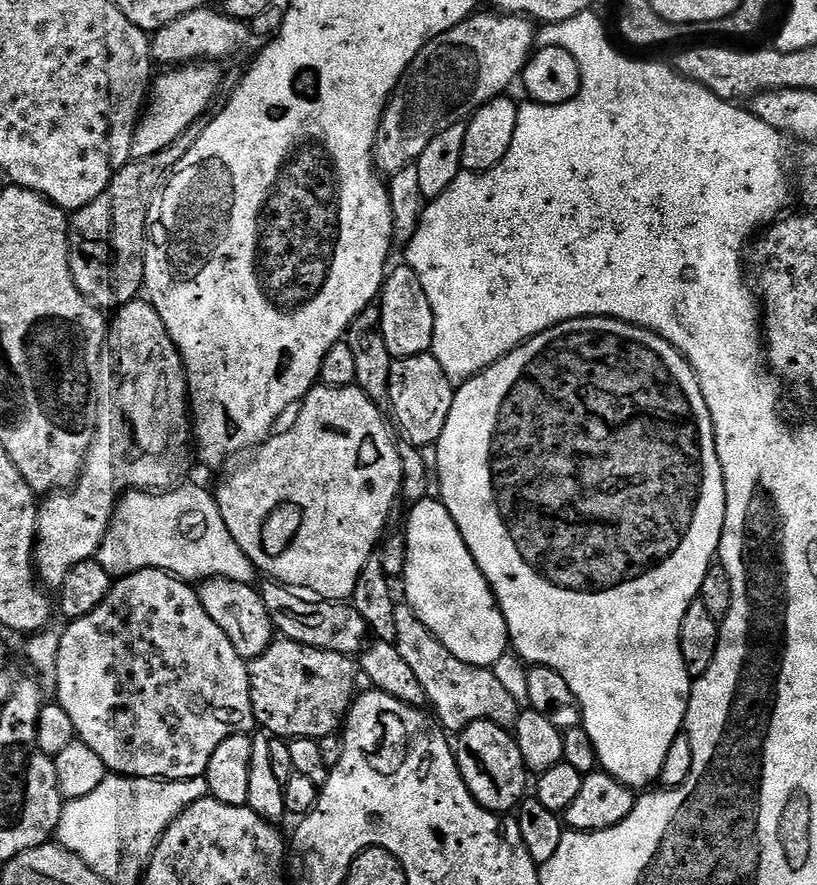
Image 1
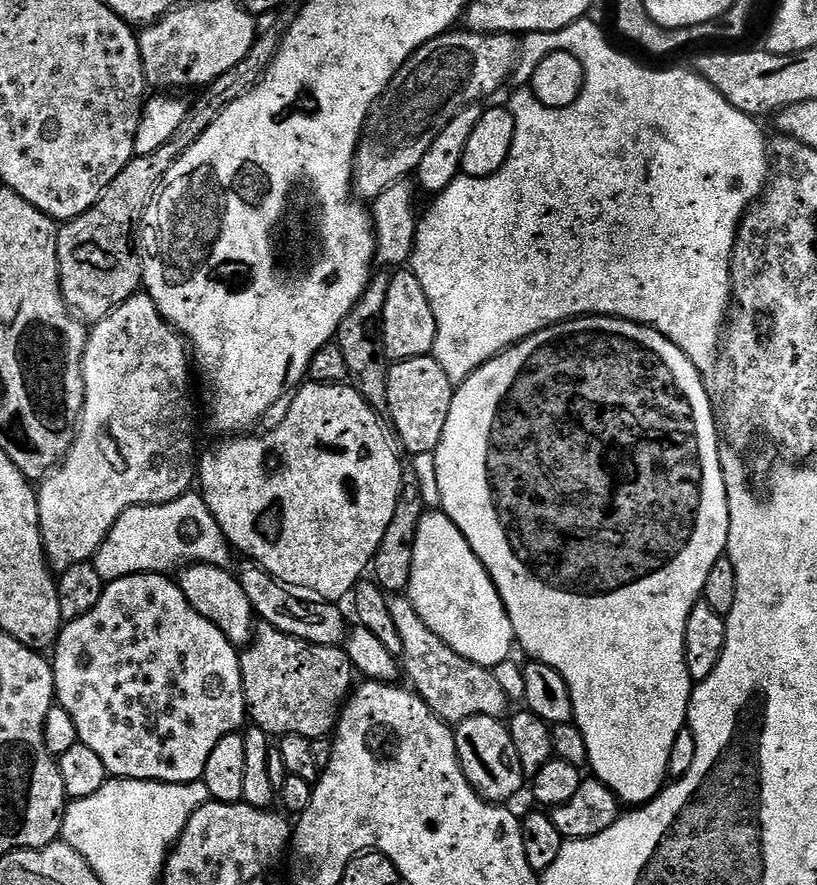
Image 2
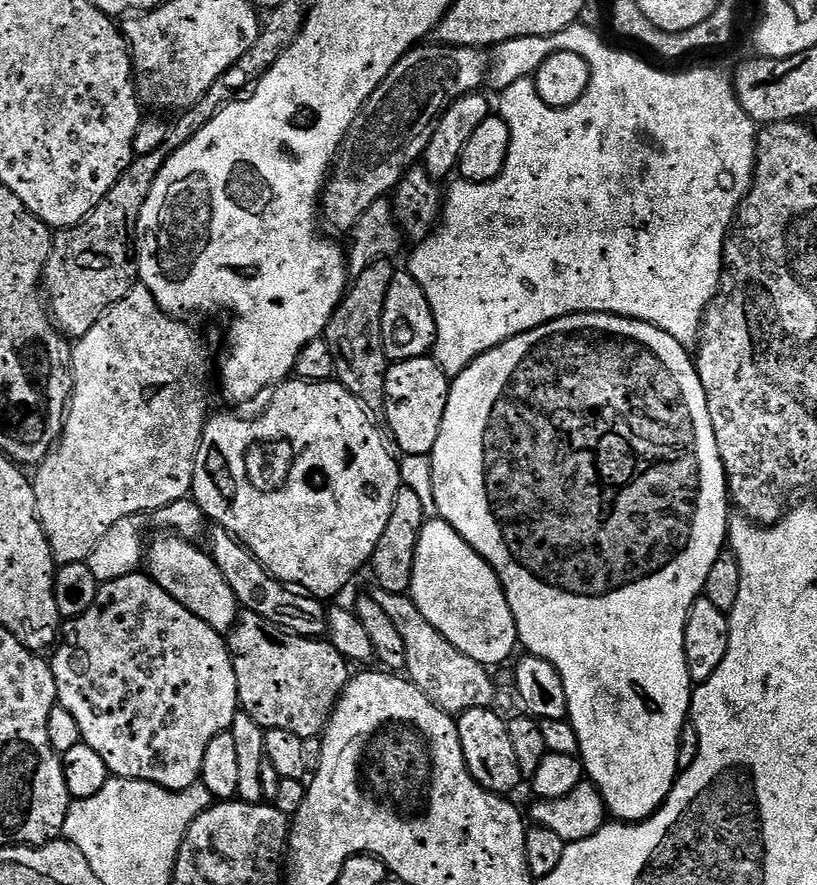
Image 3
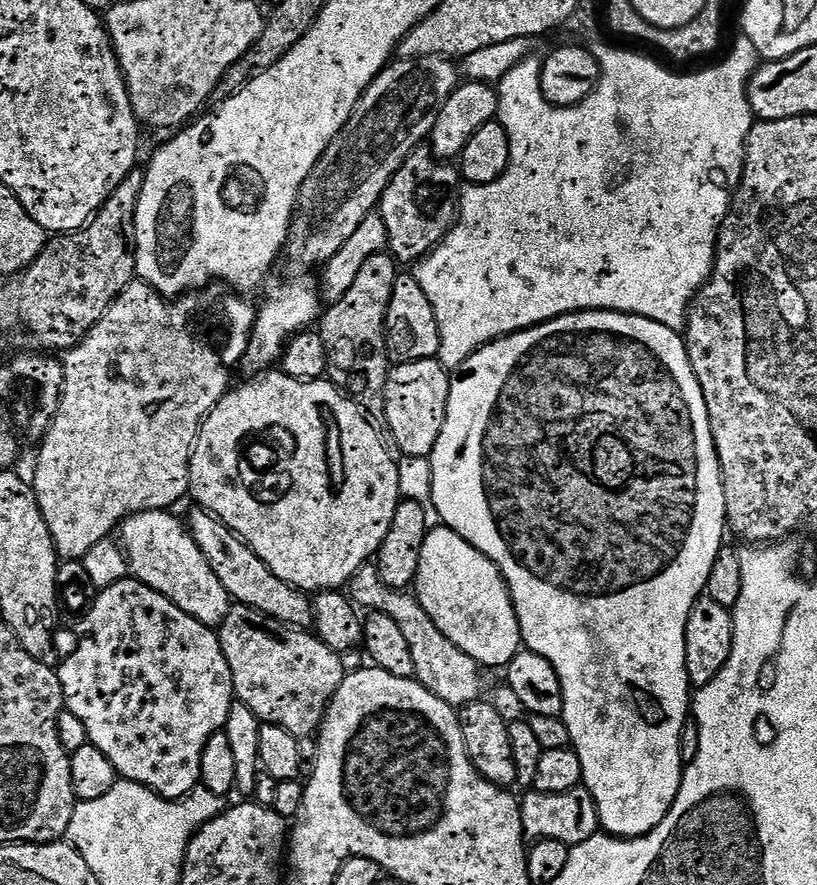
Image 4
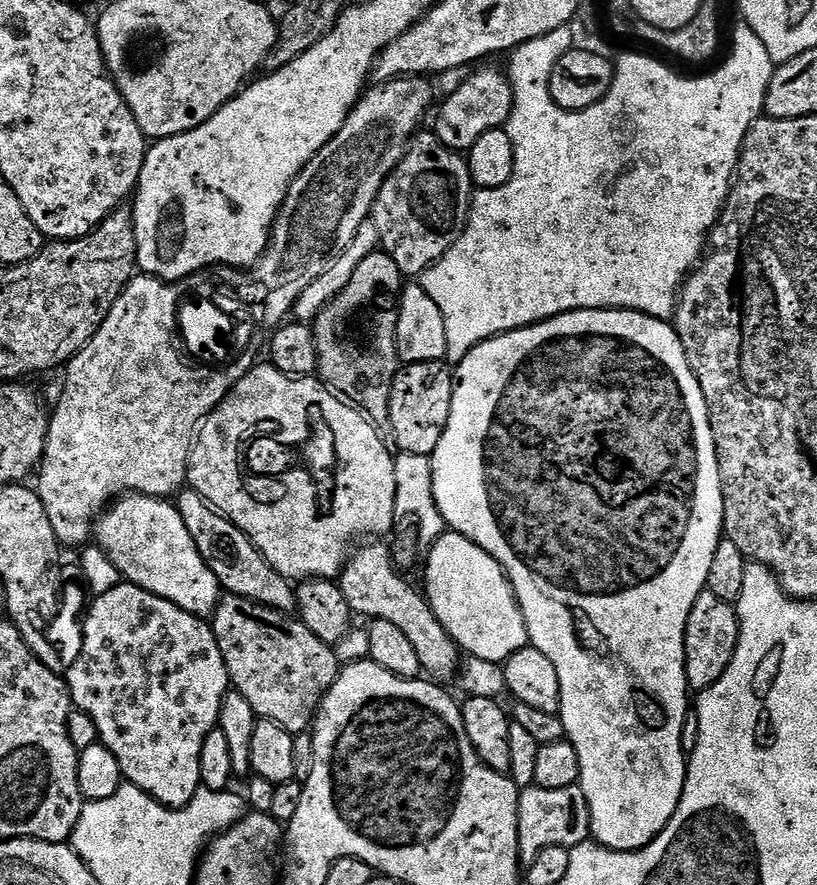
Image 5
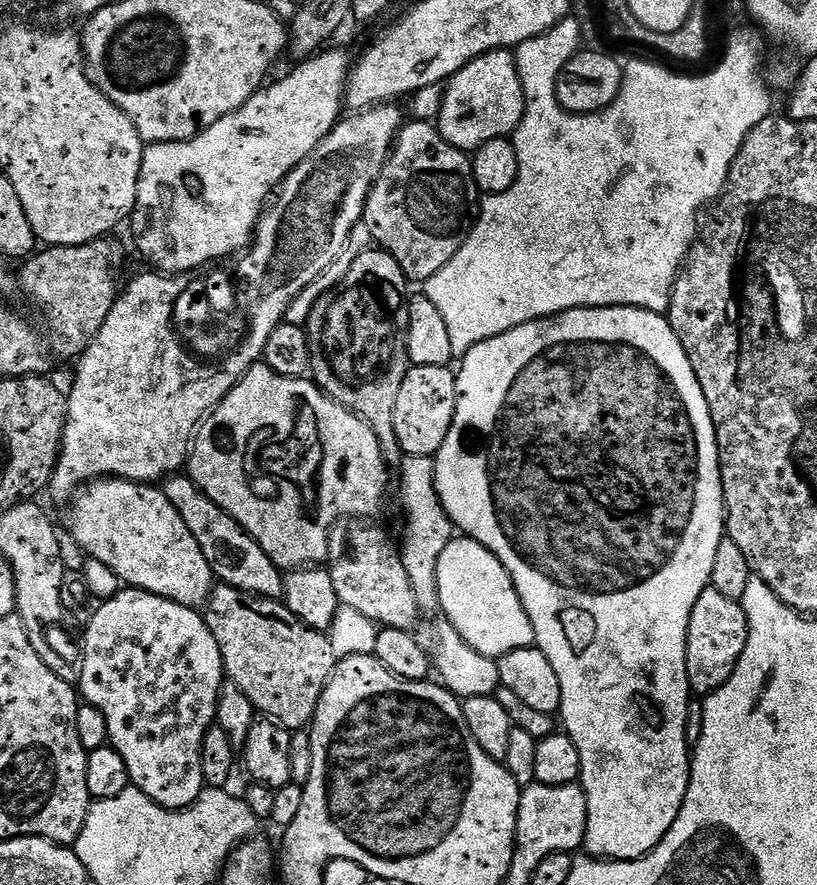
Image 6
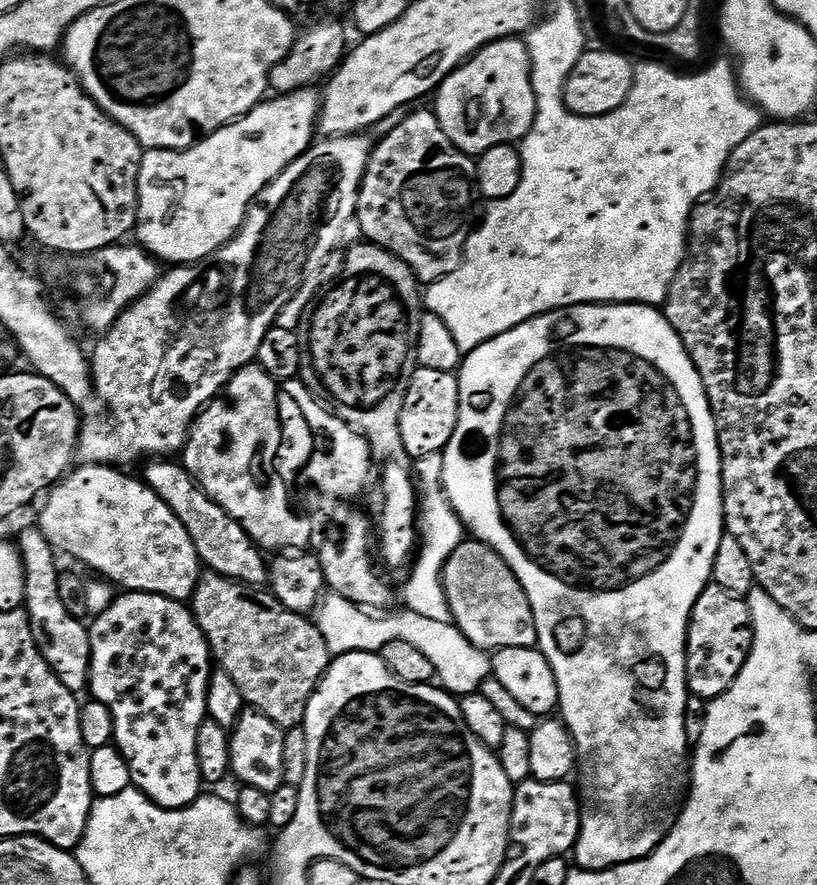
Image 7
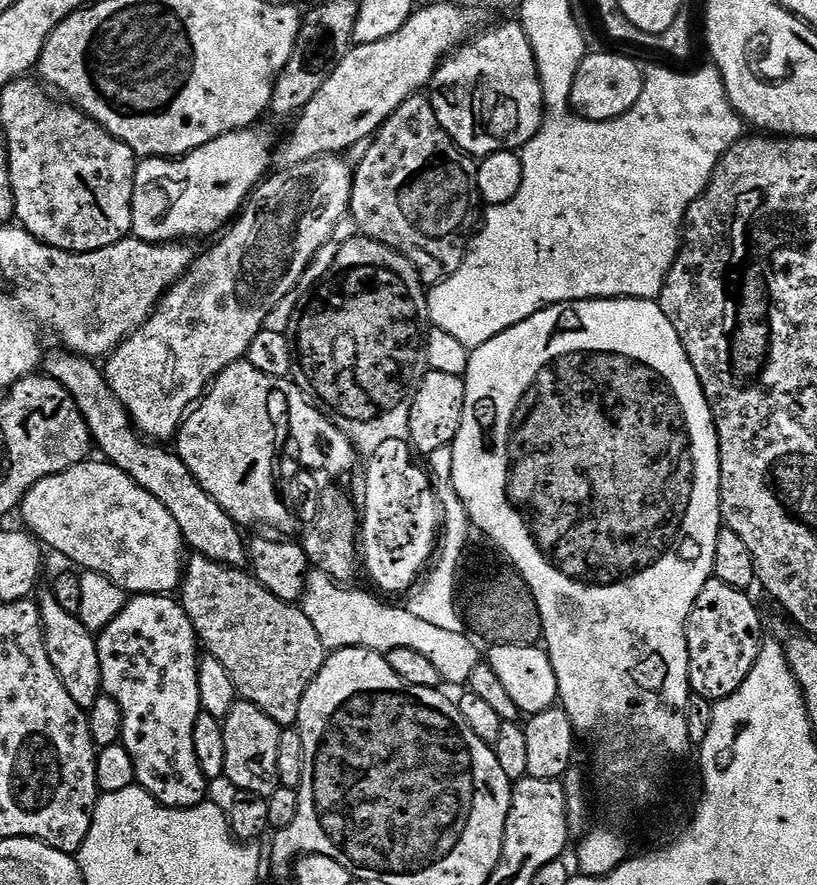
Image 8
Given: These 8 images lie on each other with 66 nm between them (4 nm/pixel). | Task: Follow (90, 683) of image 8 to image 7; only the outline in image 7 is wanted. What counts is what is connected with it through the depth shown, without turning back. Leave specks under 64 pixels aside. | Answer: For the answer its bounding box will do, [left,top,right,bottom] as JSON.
[18,526,92,694]

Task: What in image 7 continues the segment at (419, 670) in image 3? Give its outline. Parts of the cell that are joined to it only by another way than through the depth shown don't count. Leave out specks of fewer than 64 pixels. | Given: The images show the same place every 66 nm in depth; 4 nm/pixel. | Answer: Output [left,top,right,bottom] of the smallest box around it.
[318,502,398,610]

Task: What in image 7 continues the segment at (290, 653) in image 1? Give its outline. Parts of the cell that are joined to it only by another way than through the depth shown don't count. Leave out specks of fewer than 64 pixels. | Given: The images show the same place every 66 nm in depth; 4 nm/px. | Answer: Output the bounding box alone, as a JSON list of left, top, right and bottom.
[190,571,330,730]

